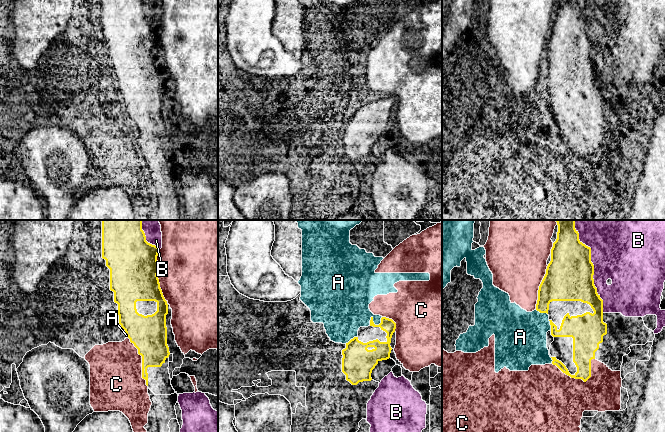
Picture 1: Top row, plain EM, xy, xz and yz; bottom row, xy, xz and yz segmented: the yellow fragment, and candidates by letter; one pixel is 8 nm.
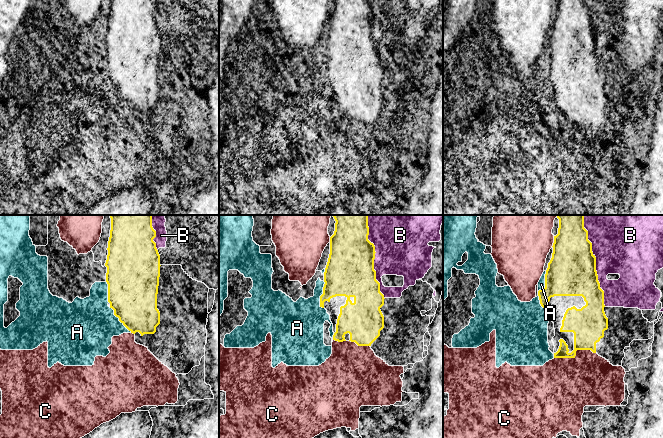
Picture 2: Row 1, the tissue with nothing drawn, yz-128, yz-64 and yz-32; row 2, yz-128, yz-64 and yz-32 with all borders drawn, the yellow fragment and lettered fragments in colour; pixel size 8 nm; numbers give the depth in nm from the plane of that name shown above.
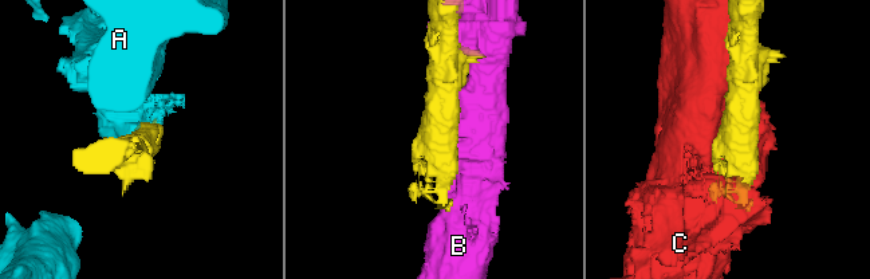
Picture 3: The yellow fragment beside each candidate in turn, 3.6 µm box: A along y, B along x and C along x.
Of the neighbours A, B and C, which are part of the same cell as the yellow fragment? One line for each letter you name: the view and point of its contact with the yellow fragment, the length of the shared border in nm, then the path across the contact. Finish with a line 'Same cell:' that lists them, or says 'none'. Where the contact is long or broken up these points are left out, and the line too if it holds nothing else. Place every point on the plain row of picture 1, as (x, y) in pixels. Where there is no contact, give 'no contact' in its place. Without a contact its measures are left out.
Same cell: none

